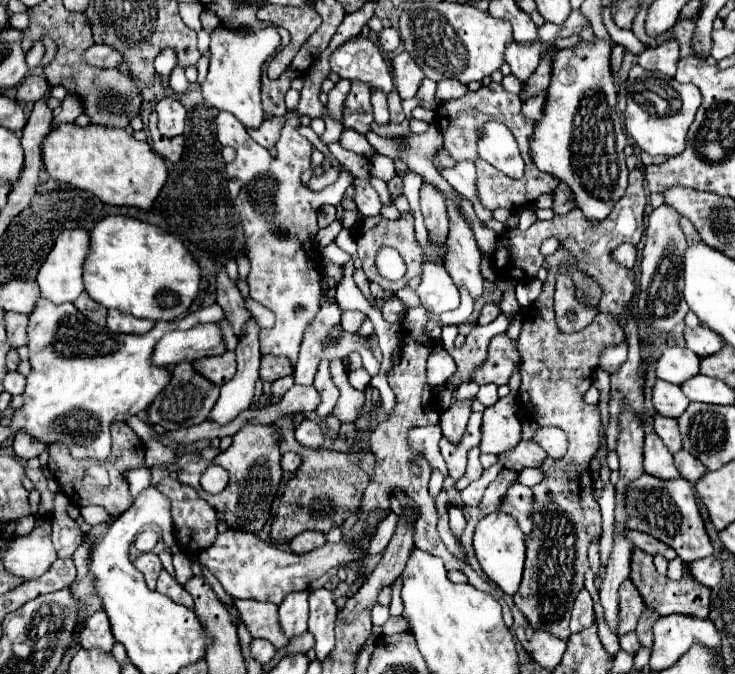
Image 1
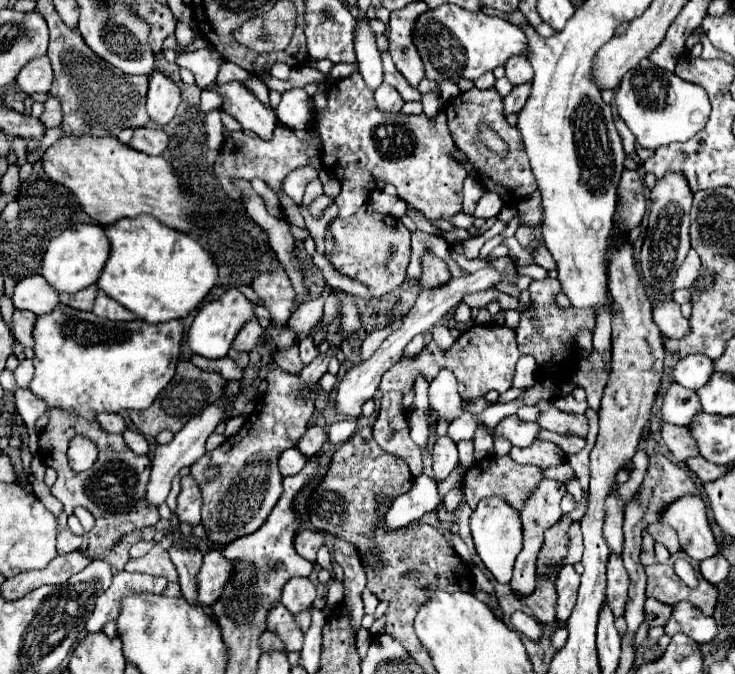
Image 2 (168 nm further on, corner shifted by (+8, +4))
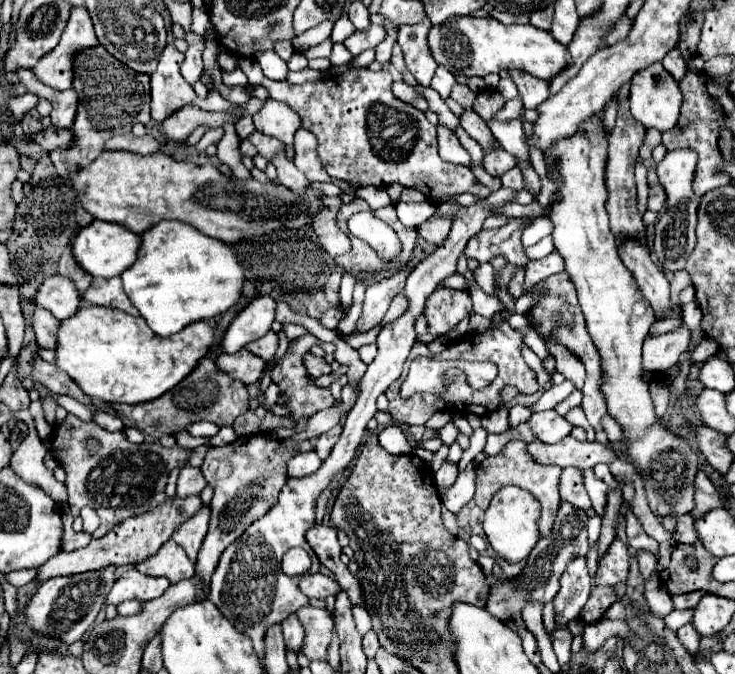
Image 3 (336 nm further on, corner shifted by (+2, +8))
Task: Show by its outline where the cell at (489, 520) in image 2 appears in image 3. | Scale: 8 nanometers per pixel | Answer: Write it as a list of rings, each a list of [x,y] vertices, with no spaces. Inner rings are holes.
[[[502,487],[492,497],[490,507],[484,511],[484,531],[492,549],[508,563],[518,563],[526,559],[534,543],[540,539],[540,531],[536,525],[538,515],[540,515],[540,503],[528,491],[520,487]]]

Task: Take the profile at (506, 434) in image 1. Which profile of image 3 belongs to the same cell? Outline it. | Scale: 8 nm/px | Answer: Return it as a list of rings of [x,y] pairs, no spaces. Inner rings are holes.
[[[554,409],[532,413],[532,417],[528,419],[528,425],[532,433],[536,435],[536,439],[542,443],[556,443],[564,439],[566,435],[570,435],[572,431],[572,425],[562,415],[558,415]]]

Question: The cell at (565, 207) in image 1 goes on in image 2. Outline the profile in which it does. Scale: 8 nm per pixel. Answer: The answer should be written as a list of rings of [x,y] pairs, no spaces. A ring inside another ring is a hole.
[[[538,191],[518,203],[518,219],[520,225],[536,225],[542,221],[542,197]]]

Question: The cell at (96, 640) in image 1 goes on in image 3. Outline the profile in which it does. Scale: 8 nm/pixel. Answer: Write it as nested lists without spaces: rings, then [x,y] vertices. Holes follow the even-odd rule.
[[[130,569],[114,583],[110,593],[106,595],[106,605],[118,607],[122,601],[128,601],[128,599],[152,601],[160,597],[168,585],[170,581],[166,577],[150,577],[136,569]]]

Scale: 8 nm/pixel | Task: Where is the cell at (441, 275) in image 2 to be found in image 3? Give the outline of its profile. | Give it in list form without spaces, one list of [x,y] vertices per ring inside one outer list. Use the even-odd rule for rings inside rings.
[[[440,285],[426,301],[428,331],[432,335],[444,335],[448,329],[456,327],[464,317],[472,315],[472,299],[466,291],[450,289]]]

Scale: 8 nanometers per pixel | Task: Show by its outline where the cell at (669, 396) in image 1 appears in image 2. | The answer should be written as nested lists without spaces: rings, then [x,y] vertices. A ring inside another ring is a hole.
[[[678,383],[668,387],[668,391],[664,395],[664,403],[662,403],[664,421],[688,427],[688,423],[692,423],[692,419],[700,411],[702,411],[700,399],[696,399],[696,391],[694,389],[680,387]]]

